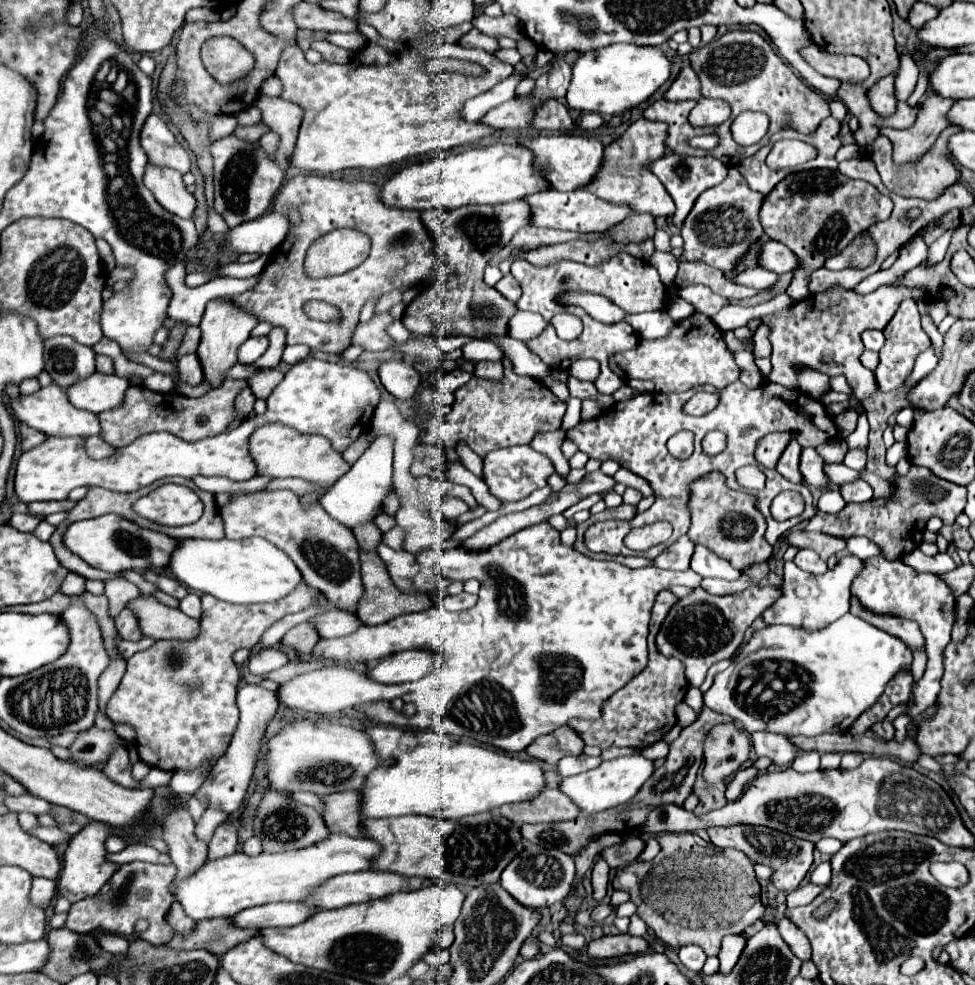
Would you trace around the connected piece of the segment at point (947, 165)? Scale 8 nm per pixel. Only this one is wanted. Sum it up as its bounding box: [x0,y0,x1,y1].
[868,128,958,200]

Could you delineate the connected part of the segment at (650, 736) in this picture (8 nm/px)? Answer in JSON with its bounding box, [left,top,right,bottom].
[568,590,688,750]

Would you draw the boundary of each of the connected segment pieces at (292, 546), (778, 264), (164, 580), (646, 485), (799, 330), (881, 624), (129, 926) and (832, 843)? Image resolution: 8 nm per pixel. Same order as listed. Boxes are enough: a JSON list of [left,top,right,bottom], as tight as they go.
[[220,490,364,614],[756,236,796,274],[144,570,188,600],[614,468,654,496],[762,286,924,400],[850,596,924,650],[66,862,176,944],[816,838,842,856]]

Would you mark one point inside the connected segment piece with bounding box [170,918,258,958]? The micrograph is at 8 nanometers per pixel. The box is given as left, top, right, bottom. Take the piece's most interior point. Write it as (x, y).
(215, 936)

